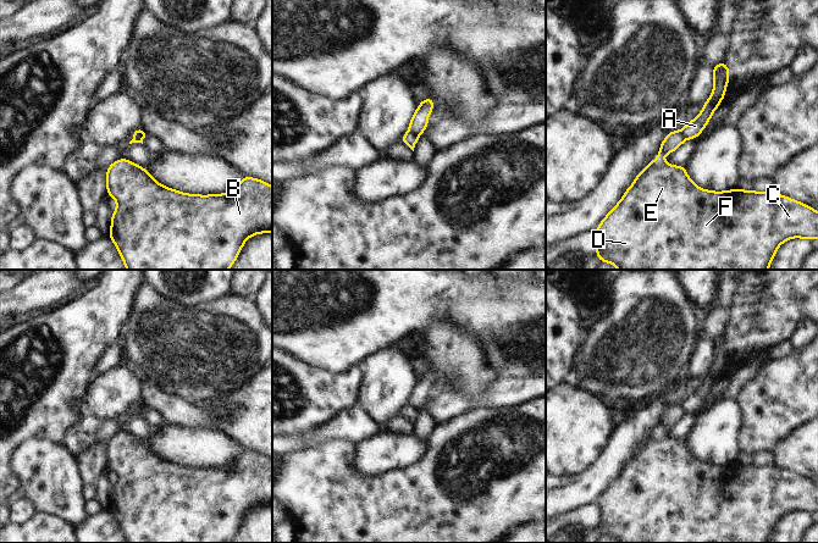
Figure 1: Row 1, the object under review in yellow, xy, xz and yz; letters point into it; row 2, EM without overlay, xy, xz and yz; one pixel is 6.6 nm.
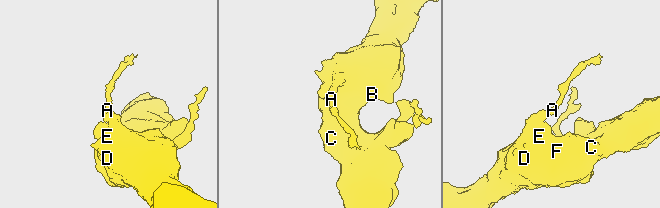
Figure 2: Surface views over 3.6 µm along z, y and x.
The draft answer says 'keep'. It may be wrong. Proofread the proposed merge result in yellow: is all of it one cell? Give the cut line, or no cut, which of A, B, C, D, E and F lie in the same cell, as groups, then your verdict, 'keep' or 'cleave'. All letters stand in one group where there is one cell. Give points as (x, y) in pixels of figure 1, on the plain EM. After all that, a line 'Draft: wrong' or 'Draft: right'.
cut in xz along (408, 405), (416, 410); A / B C D E F; cleave
Draft: wrong

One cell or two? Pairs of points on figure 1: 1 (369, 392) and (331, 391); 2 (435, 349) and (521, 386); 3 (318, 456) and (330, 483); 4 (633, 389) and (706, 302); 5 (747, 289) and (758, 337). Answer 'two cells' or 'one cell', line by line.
1: two cells
2: two cells
3: one cell
4: two cells
5: one cell

